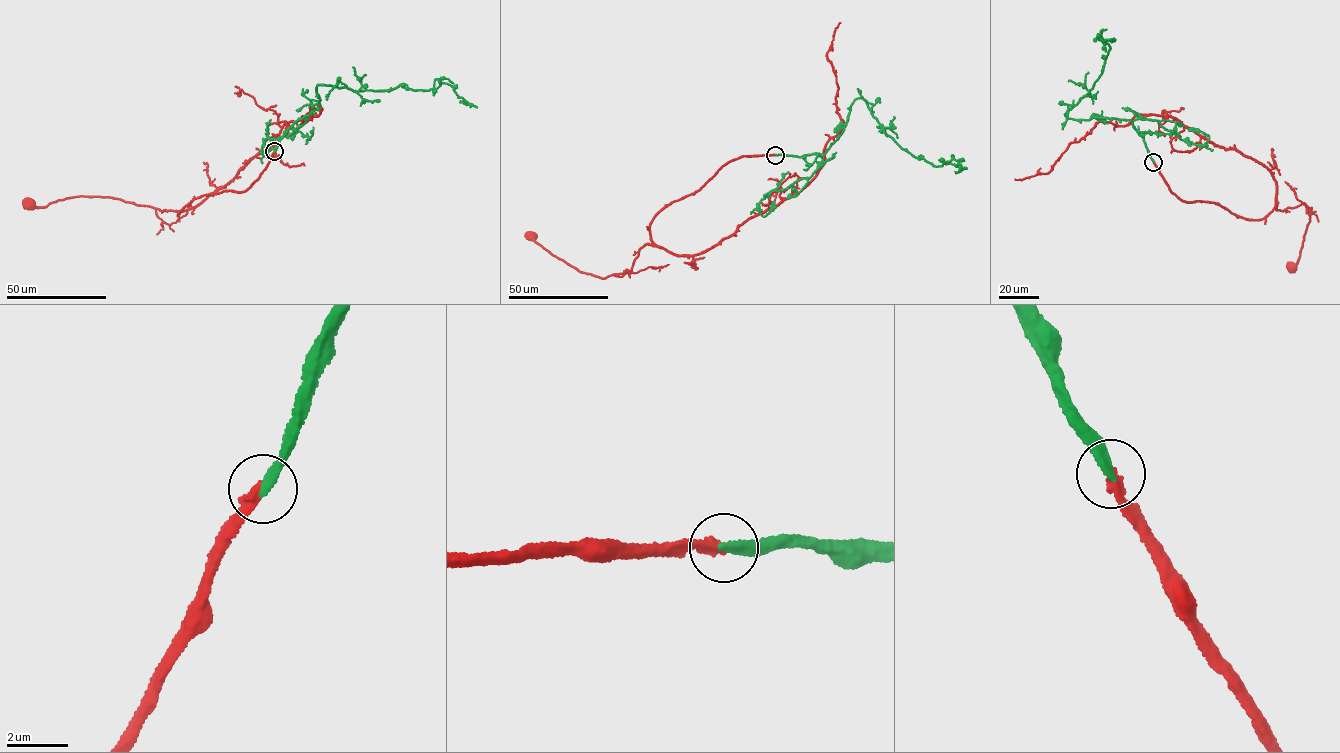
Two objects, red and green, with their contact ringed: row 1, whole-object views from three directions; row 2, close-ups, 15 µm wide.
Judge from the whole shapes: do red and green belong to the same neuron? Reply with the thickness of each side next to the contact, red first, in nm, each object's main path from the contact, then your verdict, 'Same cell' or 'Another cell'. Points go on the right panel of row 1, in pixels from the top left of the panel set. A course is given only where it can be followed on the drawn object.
Thickness 320 nm (red) against 320 nm. Course of red: (1153, 162), (1186, 202), (1213, 202), (1256, 220), (1277, 206), (1311, 208), (1291, 267). Course of green: (1153, 162), (1130, 120), (1074, 120), (1064, 115), (1088, 94), (1100, 76), (1110, 48), (1097, 36), (1111, 39). Same cell

